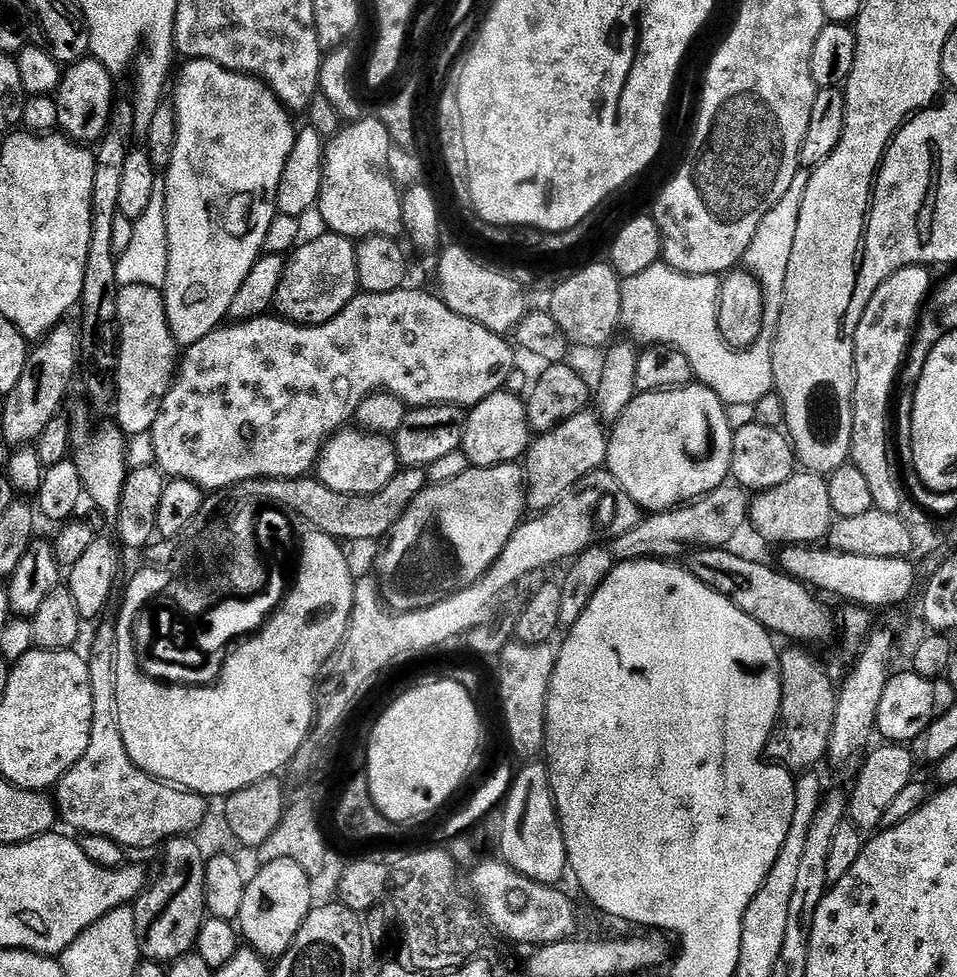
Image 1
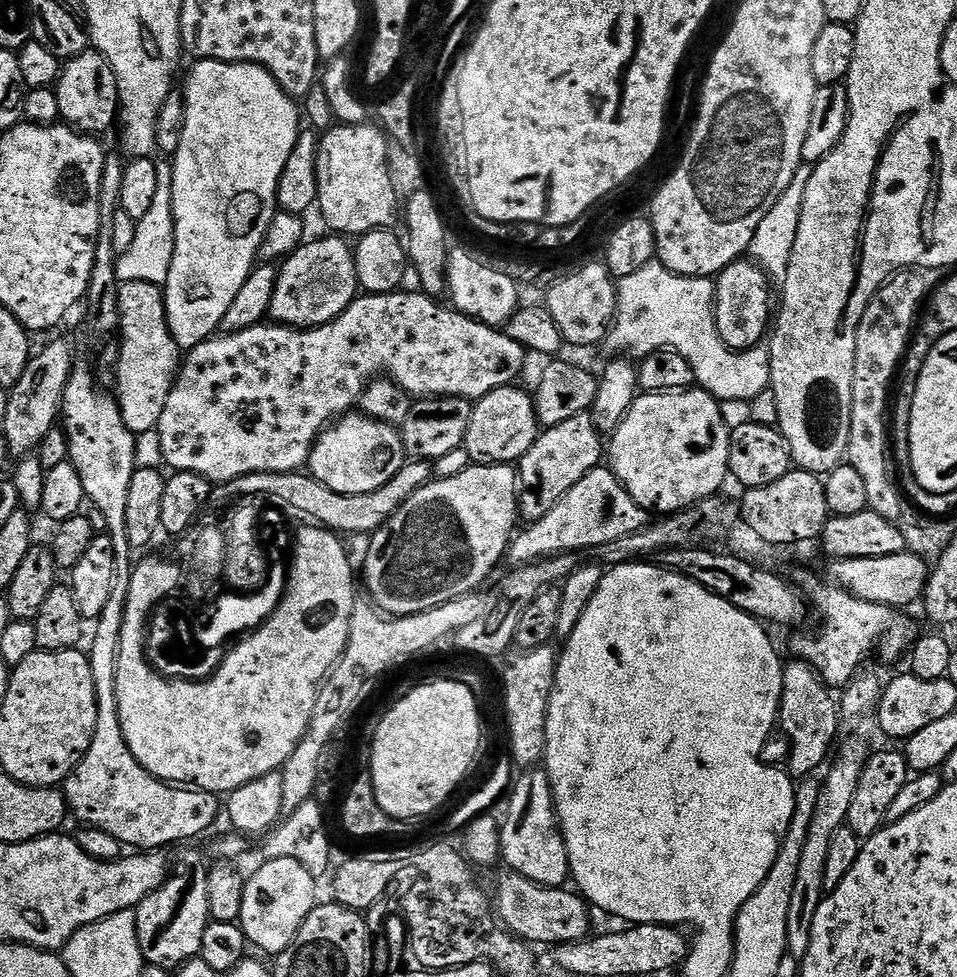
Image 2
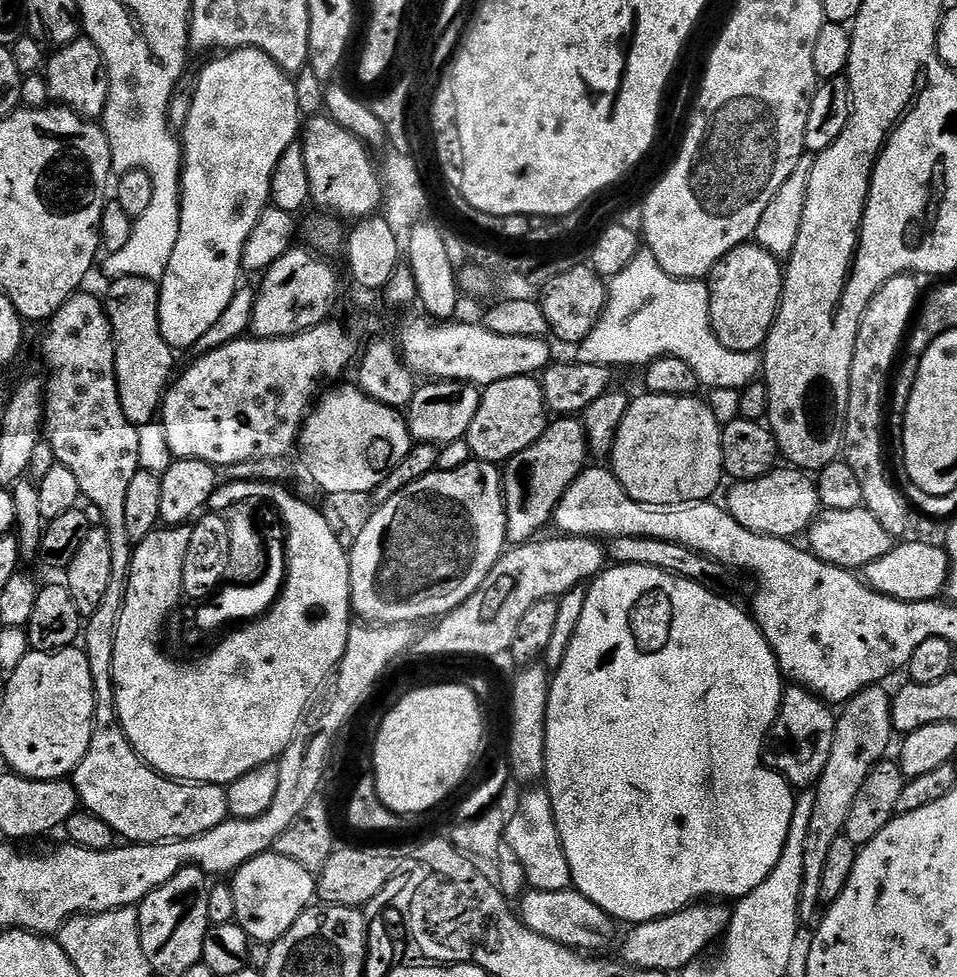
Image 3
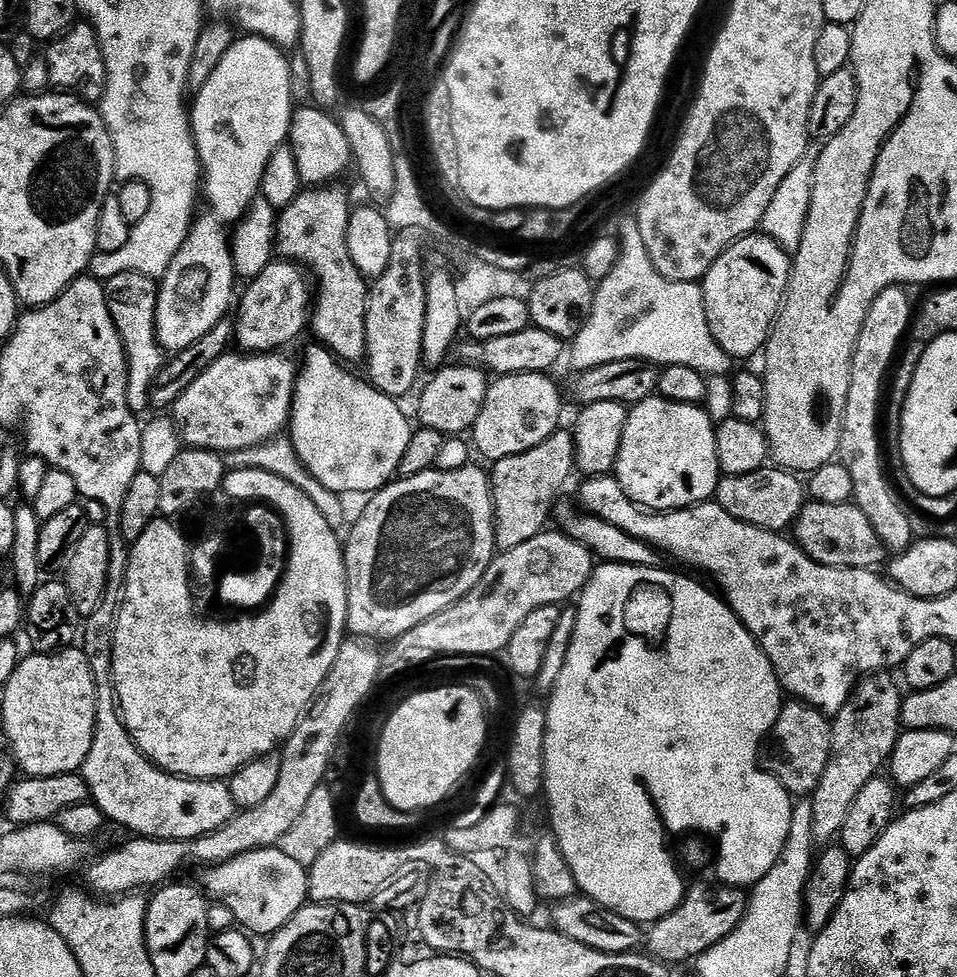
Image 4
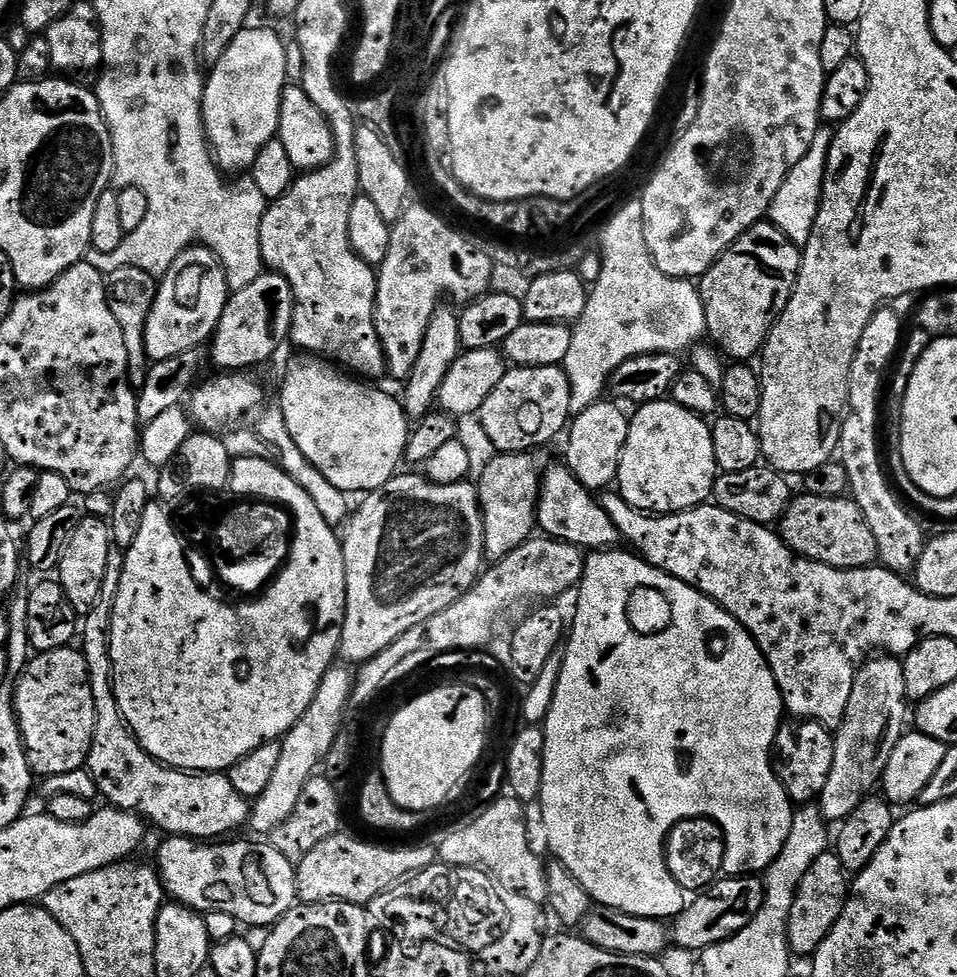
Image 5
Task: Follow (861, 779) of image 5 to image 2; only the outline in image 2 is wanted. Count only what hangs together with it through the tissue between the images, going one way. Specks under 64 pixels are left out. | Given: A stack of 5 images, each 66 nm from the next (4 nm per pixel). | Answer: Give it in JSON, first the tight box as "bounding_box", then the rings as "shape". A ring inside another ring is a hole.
{"bounding_box":[786,736,870,961],"shape":[[[852,736],[844,745],[839,745],[830,767],[828,777],[824,780],[824,792],[816,796],[816,805],[812,808],[812,817],[808,820],[808,829],[804,832],[804,841],[800,844],[800,857],[796,860],[796,873],[790,885],[790,906],[786,918],[787,955],[803,961],[806,950],[810,950],[810,930],[814,930],[814,914],[818,914],[818,906],[824,901],[826,889],[826,857],[830,850],[830,842],[834,838],[834,830],[845,827],[850,814],[850,801],[854,798],[854,790],[858,790],[858,778],[862,778],[862,770],[870,755],[870,747],[860,736]]]}

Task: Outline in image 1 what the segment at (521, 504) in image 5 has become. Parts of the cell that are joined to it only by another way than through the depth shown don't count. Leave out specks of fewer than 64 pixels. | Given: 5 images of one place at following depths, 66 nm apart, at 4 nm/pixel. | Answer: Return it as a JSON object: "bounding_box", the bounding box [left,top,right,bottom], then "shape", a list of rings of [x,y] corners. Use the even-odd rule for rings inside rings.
{"bounding_box":[526,410,609,510],"shape":[[[585,410],[574,414],[574,418],[570,418],[566,422],[562,422],[554,430],[537,435],[531,441],[530,447],[526,453],[527,473],[530,475],[530,500],[537,504],[537,509],[547,510],[553,504],[573,491],[581,482],[587,478],[591,472],[596,472],[599,468],[603,469],[608,462],[608,437],[609,429],[604,428],[605,421],[602,419],[601,413],[596,410]]]}

